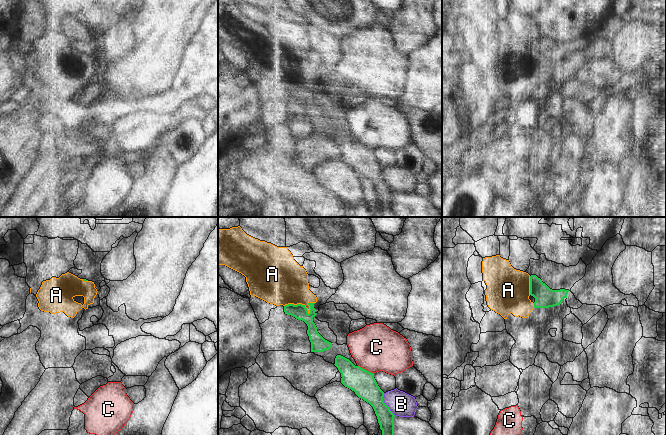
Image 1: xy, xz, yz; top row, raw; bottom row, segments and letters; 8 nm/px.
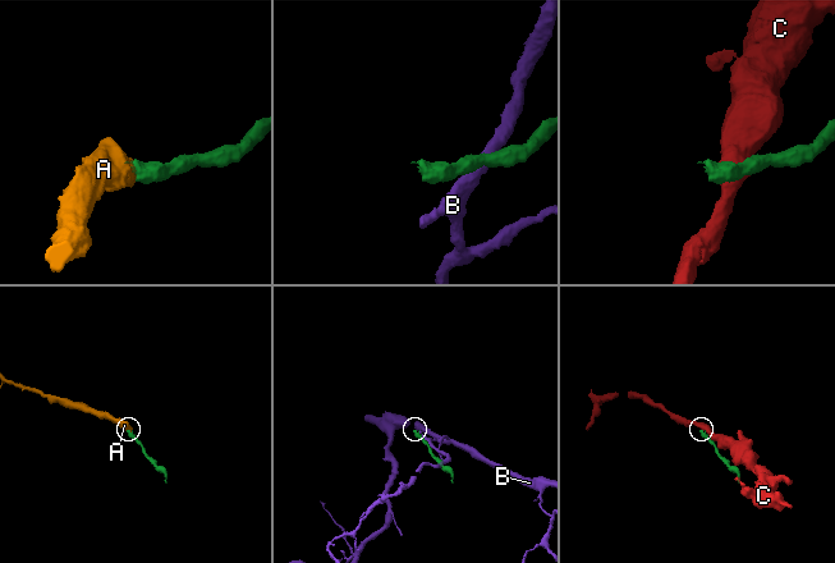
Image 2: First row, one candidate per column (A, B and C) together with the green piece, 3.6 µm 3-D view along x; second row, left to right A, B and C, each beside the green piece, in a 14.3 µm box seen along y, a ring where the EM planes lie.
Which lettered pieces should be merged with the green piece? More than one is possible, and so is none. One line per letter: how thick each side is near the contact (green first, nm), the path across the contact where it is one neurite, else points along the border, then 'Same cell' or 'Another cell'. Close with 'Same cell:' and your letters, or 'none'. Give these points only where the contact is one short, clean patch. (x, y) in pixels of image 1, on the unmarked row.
A: Thickness 120 nm (green) against 380 nm. Path across: xz (299, 87), (302, 81), (282, 57). Same cell
B: Thickness 200 nm (green) against 200 nm. Boundary: xz (383, 169), (383, 178), (395, 191). Another cell
C: Thickness 200 nm (green) against 380 nm. Boundary: xz (358, 141), (373, 149). Another cell
Same cell: A

